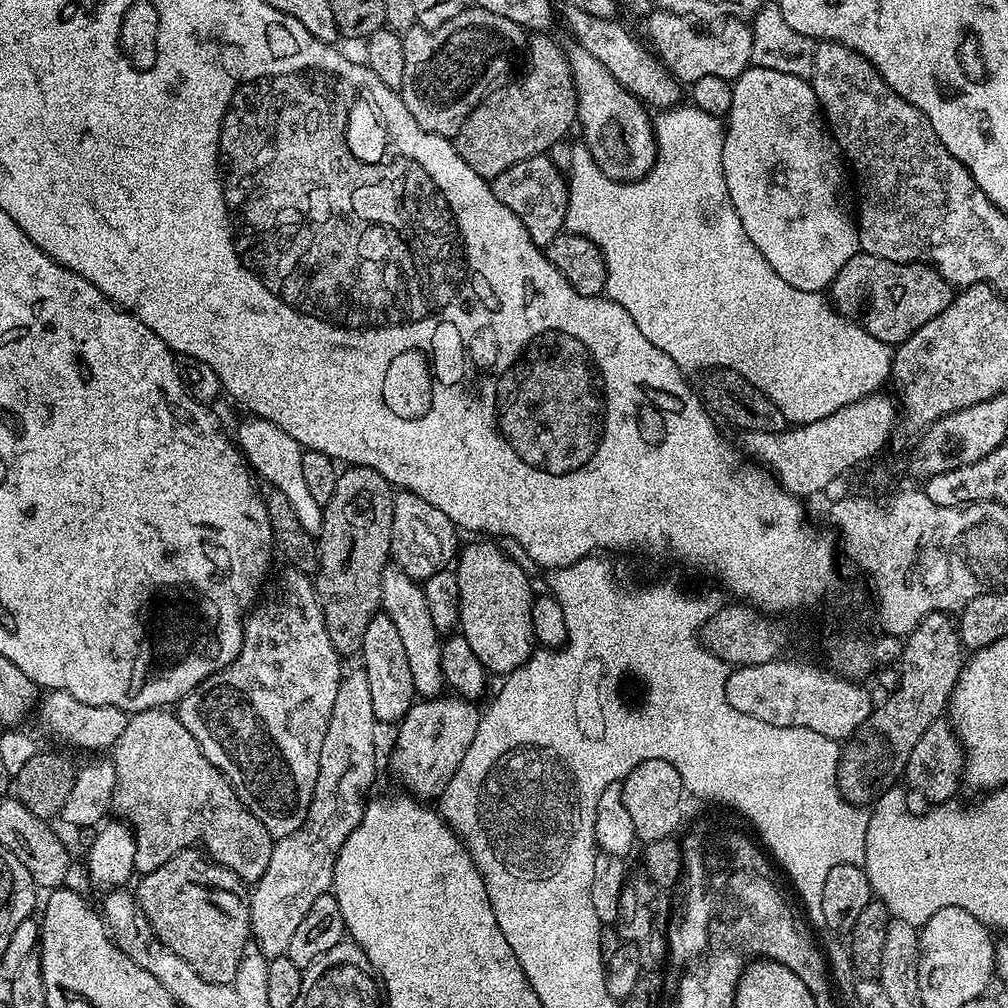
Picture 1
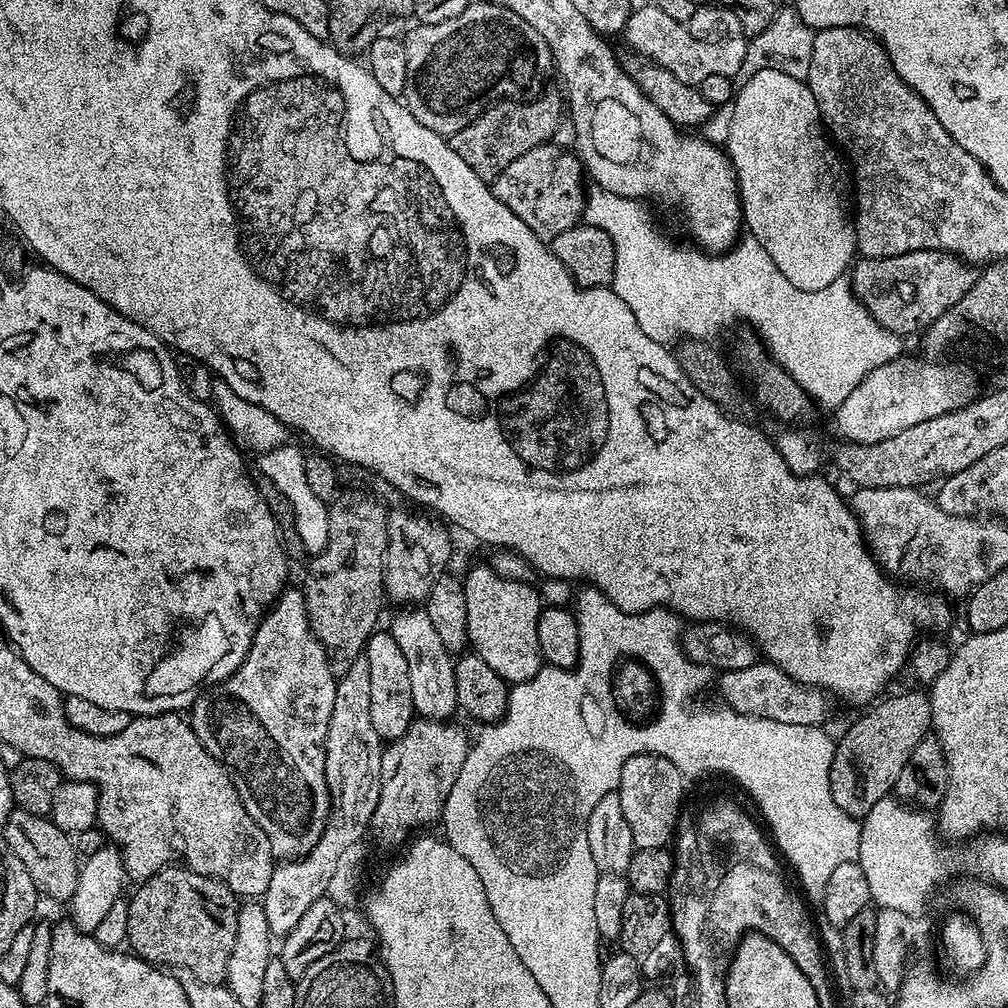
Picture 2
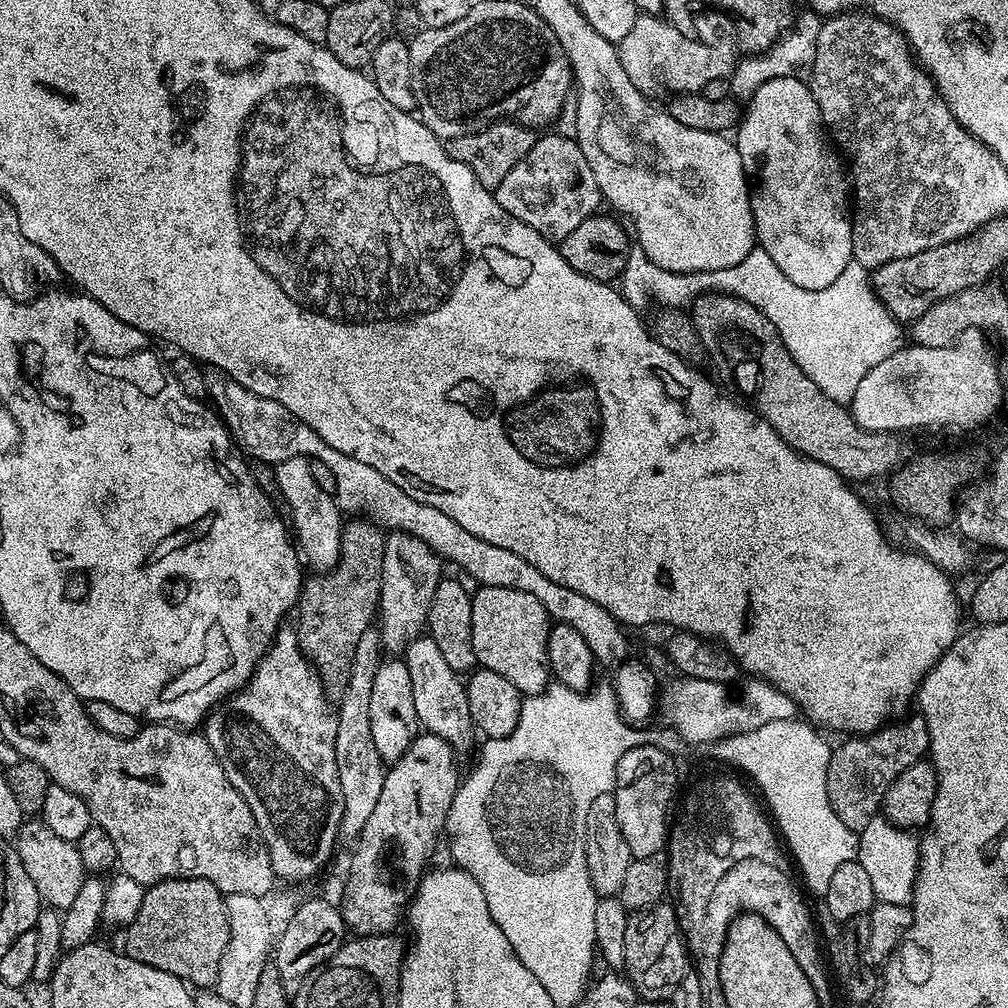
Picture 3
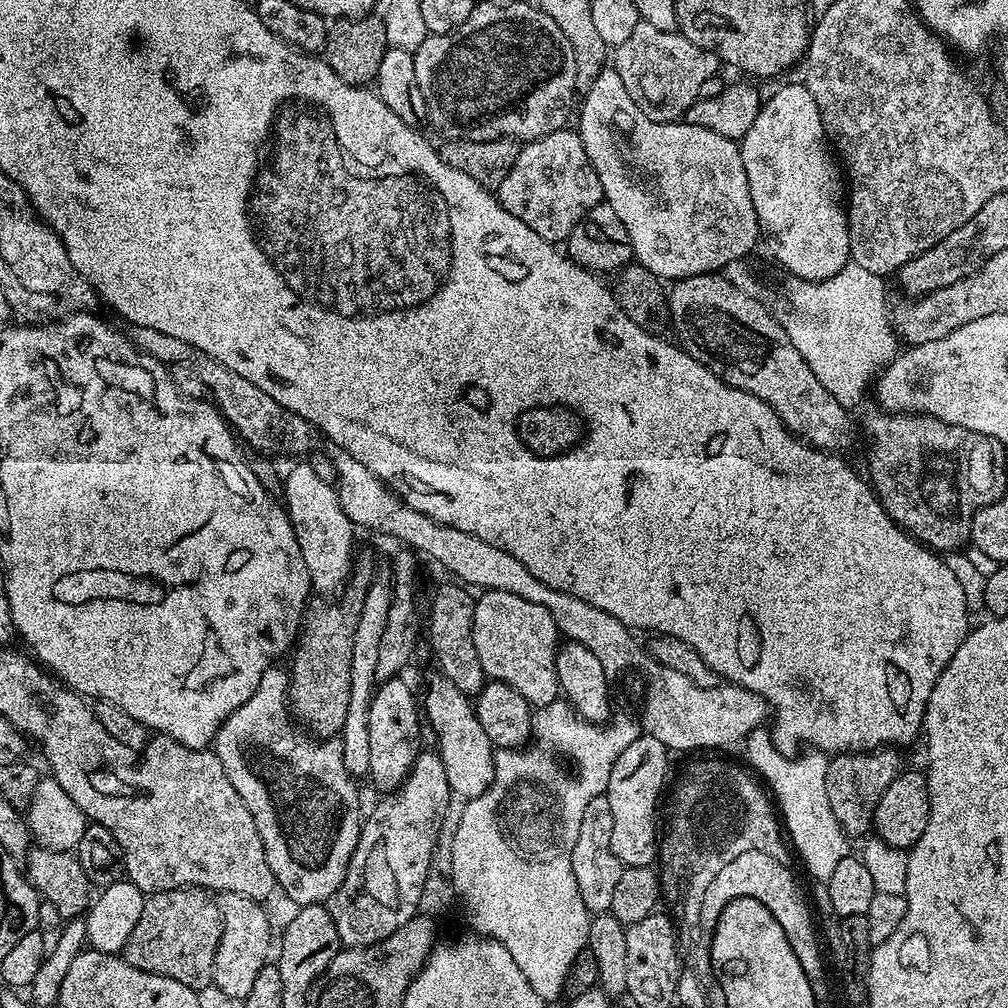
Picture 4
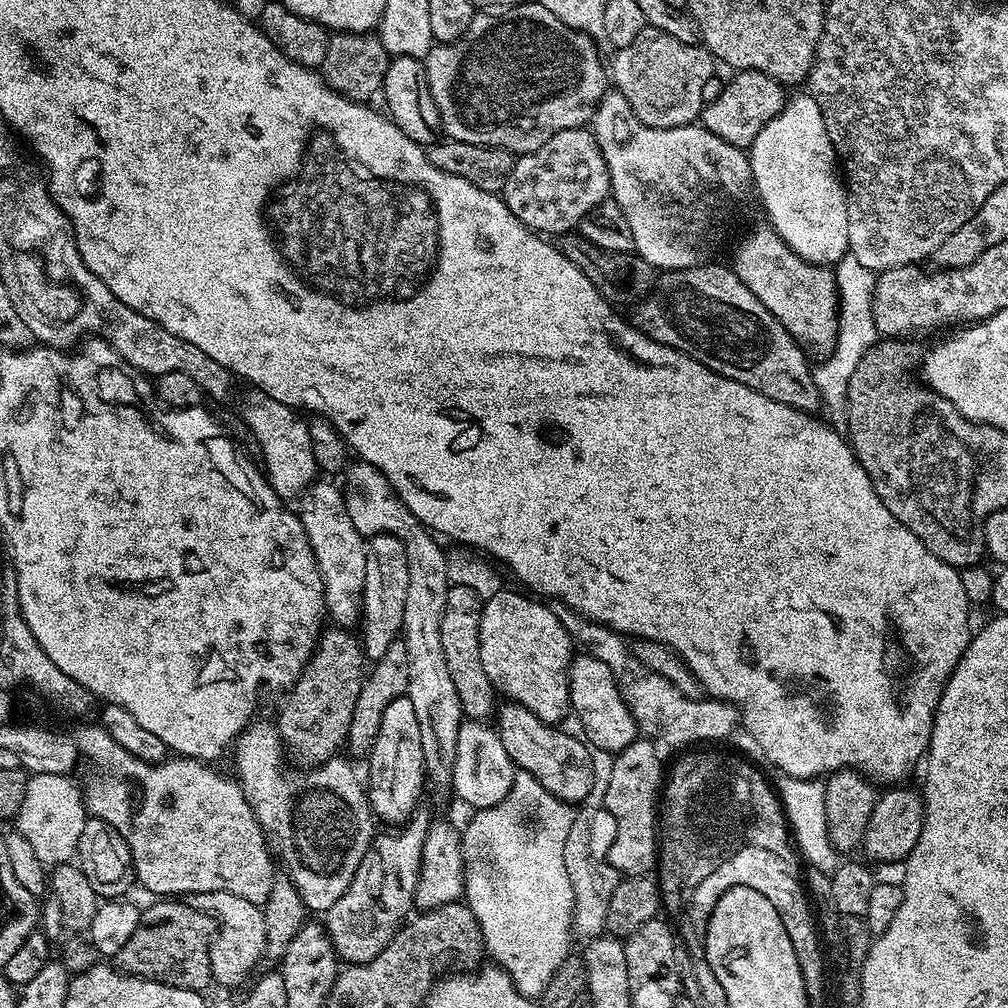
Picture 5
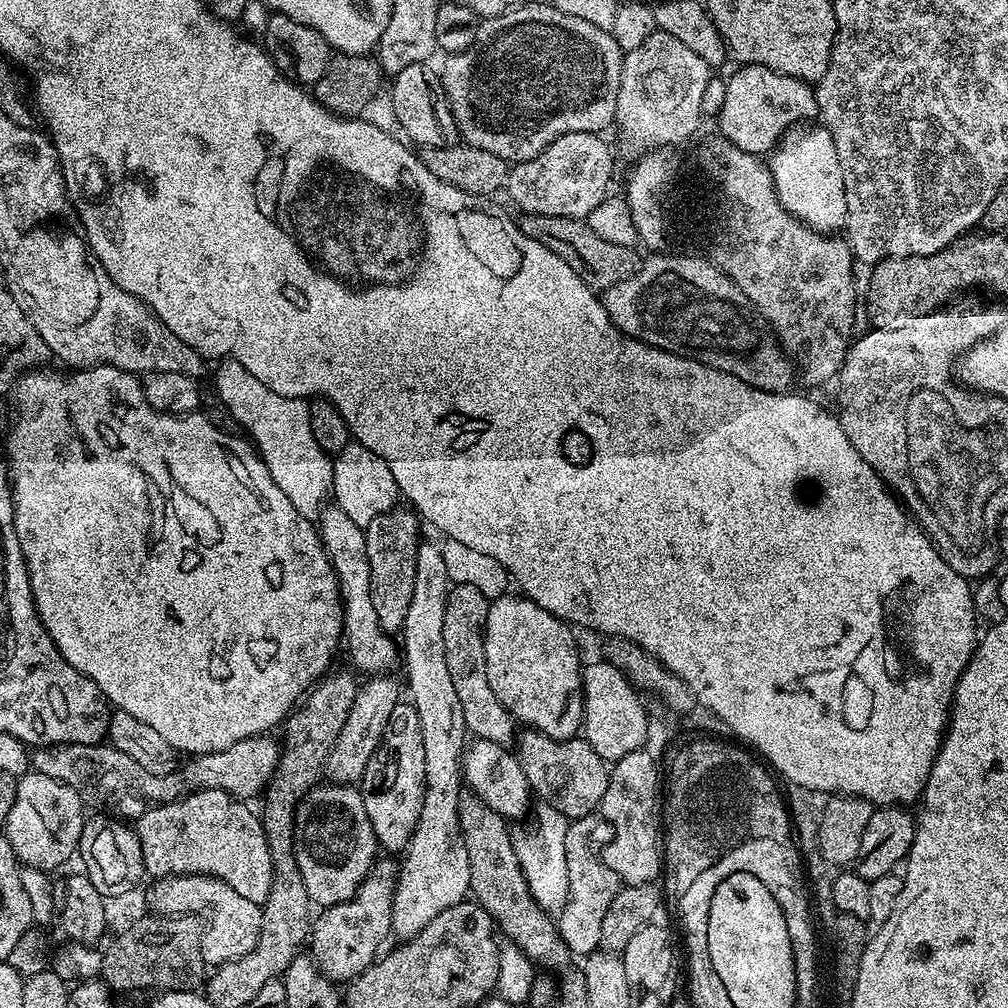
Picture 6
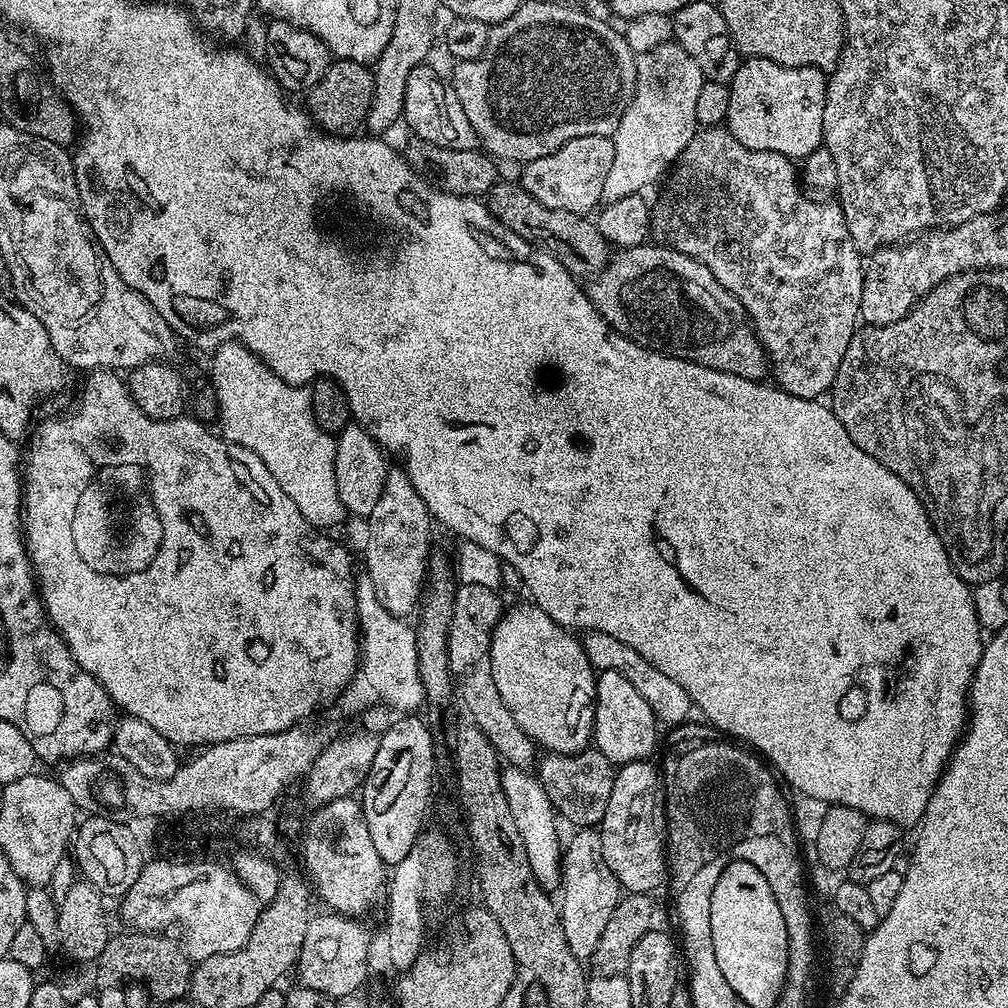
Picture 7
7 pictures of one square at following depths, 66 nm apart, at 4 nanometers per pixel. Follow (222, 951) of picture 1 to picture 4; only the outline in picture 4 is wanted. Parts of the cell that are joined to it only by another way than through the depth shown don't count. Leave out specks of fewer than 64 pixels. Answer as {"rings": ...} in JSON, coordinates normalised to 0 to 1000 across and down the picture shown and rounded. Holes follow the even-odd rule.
{"rings":[[[174,881],[150,886],[144,892],[141,909],[129,927],[121,947],[129,958],[173,970],[181,978],[201,982],[209,981],[214,967],[214,947],[222,926],[222,906],[201,881]]]}

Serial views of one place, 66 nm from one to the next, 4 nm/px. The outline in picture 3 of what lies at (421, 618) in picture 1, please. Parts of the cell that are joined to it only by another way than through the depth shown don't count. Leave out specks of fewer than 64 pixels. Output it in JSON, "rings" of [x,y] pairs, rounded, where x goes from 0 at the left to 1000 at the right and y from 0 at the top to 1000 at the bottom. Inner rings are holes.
{"rings":[[[418,629],[408,635],[399,648],[399,654],[407,665],[411,704],[415,704],[418,723],[438,731],[453,747],[466,745],[470,719],[466,712],[466,700],[462,696],[461,676],[457,668],[446,665],[442,653],[438,653],[438,645],[435,645],[431,633],[424,629]]]}

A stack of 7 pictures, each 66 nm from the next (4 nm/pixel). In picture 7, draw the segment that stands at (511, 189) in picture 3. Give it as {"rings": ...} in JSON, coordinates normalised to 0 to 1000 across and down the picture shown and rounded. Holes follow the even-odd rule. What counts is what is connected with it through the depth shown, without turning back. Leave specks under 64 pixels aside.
{"rings":[[[606,135],[569,137],[562,141],[562,145],[554,145],[550,153],[523,160],[514,182],[523,192],[546,208],[563,208],[578,214],[586,211],[586,206],[592,205],[591,200],[598,197],[597,185],[601,182],[601,172],[608,161],[609,141]]]}

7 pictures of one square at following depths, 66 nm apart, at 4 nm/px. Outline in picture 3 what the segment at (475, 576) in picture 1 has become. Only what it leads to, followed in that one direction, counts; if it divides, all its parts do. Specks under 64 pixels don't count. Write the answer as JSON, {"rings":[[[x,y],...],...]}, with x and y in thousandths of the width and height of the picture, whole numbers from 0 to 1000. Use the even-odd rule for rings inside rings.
{"rings":[[[476,581],[468,587],[468,632],[473,660],[490,665],[490,669],[498,669],[498,673],[510,677],[510,681],[520,690],[531,690],[546,678],[542,653],[545,622],[544,606],[527,589],[521,589],[518,585],[506,585],[502,581]]]}

